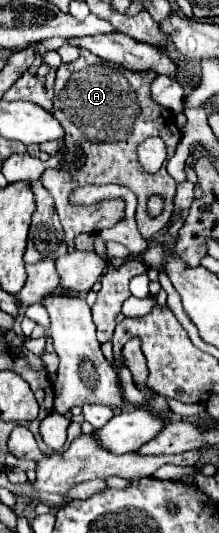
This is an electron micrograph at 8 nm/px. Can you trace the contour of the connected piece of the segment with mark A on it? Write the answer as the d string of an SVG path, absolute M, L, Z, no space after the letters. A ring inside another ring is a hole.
M82 50L80 58L70 64L62 64L56 70L56 86L54 86L54 116L58 122L62 122L62 128L66 130L66 142L64 146L68 152L74 152L74 146L80 144L86 152L86 164L80 170L54 170L46 168L42 174L44 188L54 196L56 210L60 214L60 222L66 234L68 250L74 250L72 240L82 232L92 230L104 230L118 222L118 204L114 200L98 202L92 206L72 206L68 202L68 196L74 188L82 184L122 184L129 186L138 196L138 210L136 210L136 222L142 238L150 240L156 232L160 232L174 210L174 194L176 194L176 182L168 176L166 166L162 166L156 174L146 172L140 162L136 148L140 142L144 142L150 136L158 136L164 140L168 148L168 156L174 154L178 142L180 142L180 128L174 122L174 114L150 98L150 84L156 78L156 72L132 72L124 66L102 62L102 58ZM152 194L164 196L164 212L158 218L148 216L146 212L146 200Z

